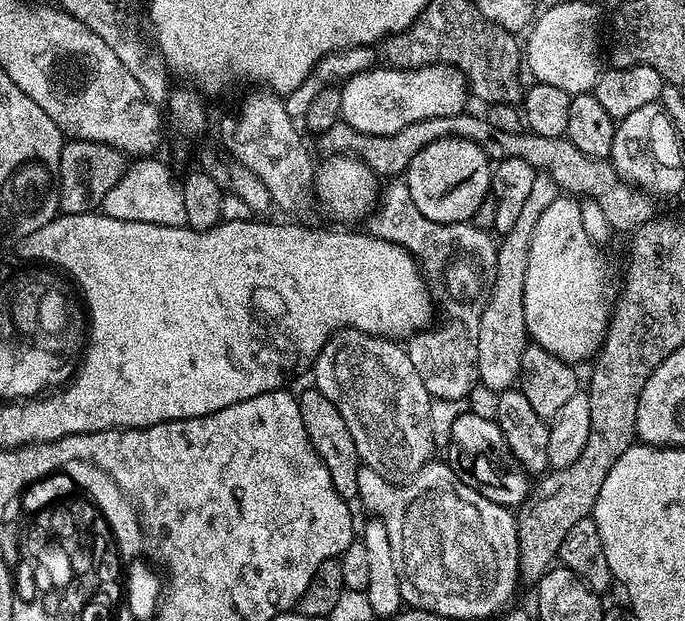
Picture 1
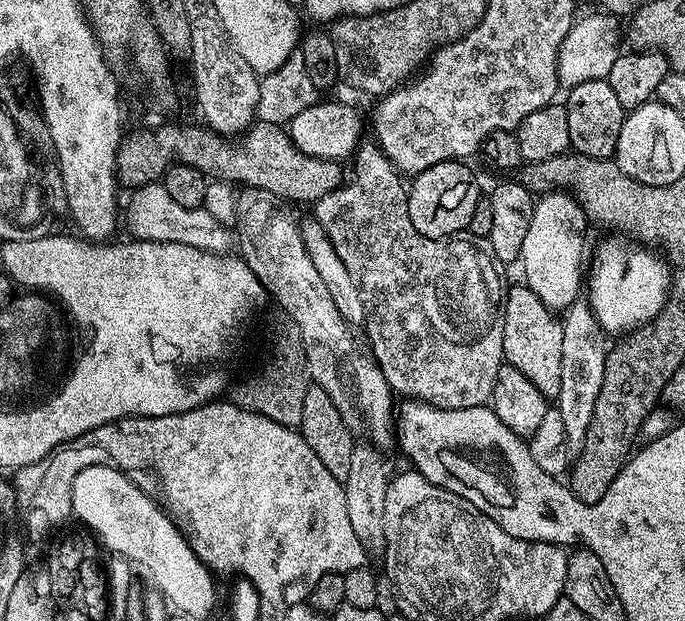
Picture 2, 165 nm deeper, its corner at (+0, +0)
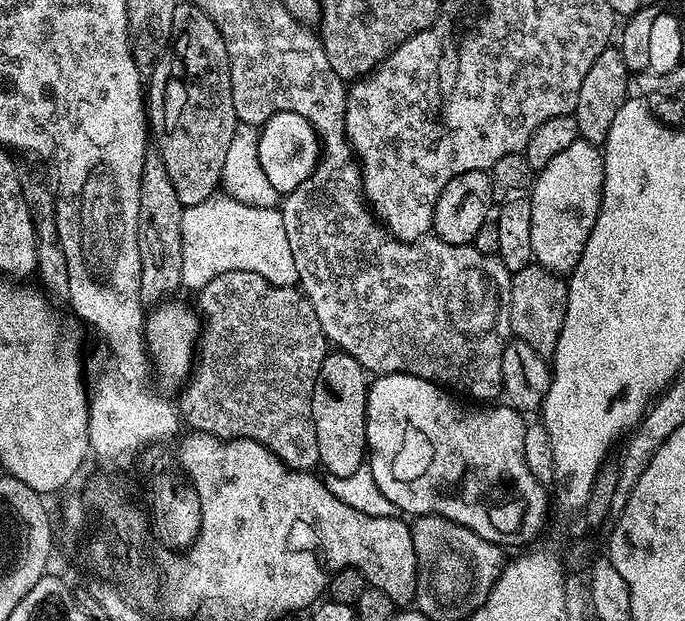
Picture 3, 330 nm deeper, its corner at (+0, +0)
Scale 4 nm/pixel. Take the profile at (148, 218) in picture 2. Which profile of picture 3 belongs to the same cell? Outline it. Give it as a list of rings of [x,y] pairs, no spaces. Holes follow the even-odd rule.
[[[217,194],[206,198],[206,202],[198,202],[198,206],[190,206],[185,208],[182,214],[182,285],[185,289],[199,290],[202,286],[206,286],[206,282],[210,282],[210,278],[218,278],[218,274],[230,274],[230,270],[246,270],[258,274],[262,278],[266,278],[266,282],[270,282],[274,286],[282,286],[283,288],[296,288],[298,284],[298,270],[294,270],[294,254],[290,254],[290,241],[286,238],[286,226],[282,222],[282,214],[279,207],[263,209],[261,206],[246,205],[244,202],[235,201],[234,198]]]

